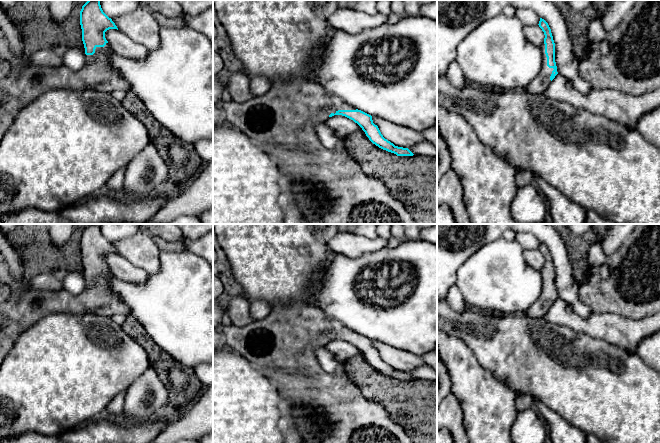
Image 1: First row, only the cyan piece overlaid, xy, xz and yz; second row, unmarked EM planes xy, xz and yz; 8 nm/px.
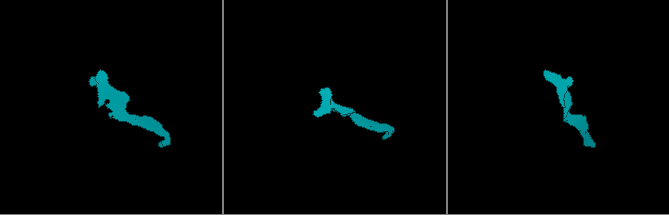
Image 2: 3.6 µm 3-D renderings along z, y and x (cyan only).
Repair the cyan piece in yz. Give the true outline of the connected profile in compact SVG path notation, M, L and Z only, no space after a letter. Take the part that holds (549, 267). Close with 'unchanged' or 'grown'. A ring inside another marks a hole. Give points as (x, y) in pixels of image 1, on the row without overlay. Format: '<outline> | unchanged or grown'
M540 242L539 251L544 256L544 267L541 270L542 292L539 299L527 310L526 314L532 318L544 317L551 305L558 298L555 286L555 267L548 247Z | grown

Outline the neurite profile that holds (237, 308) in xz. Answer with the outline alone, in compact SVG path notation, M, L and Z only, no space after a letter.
M232 296L224 305L224 312L227 314L232 324L238 327L245 327L255 320L250 314L250 302L244 296Z

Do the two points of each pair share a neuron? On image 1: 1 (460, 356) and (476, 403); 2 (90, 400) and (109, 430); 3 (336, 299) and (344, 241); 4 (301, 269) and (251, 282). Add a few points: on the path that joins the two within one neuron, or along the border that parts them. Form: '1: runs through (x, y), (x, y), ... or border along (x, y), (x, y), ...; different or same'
1: runs through (463, 368), (476, 391); same
2: border along (89, 420), (80, 423), (68, 431); different
3: border along (335, 252), (349, 257), (360, 257), (366, 253); different
4: runs through (289, 269), (263, 270); same

